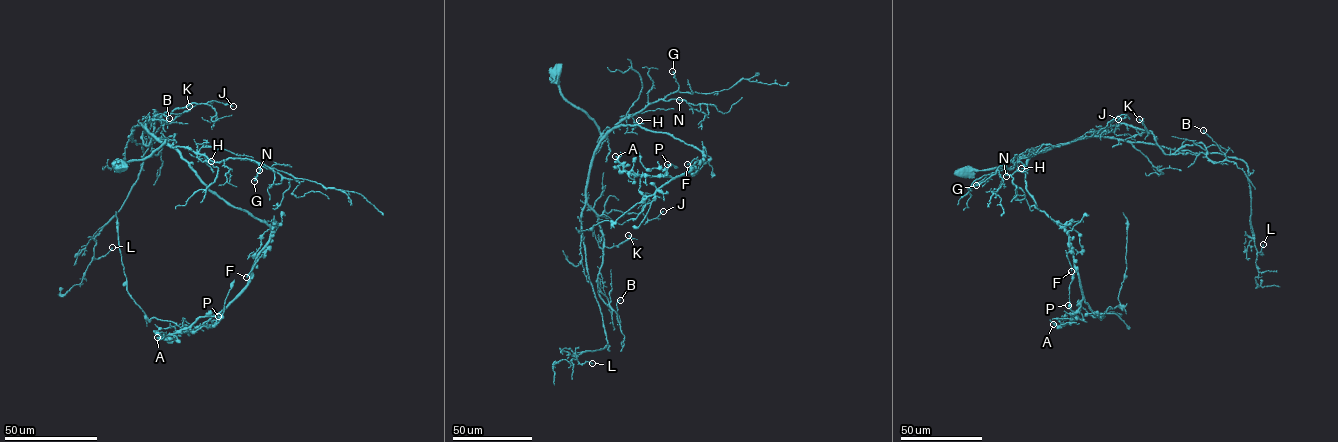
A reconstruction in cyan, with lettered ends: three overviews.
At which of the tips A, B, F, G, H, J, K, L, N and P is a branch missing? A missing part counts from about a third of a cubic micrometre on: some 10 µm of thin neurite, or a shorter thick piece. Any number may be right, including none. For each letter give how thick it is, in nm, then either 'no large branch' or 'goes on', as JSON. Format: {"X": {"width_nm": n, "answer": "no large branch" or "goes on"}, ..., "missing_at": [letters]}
{"A": {"width_nm": 360, "answer": "goes on"}, "B": {"width_nm": 190, "answer": "no large branch"}, "F": {"width_nm": 280, "answer": "goes on"}, "G": {"width_nm": 200, "answer": "no large branch"}, "H": {"width_nm": 170, "answer": "no large branch"}, "J": {"width_nm": 200, "answer": "no large branch"}, "K": {"width_nm": 240, "answer": "goes on"}, "L": {"width_nm": 240, "answer": "no large branch"}, "N": {"width_nm": 200, "answer": "no large branch"}, "P": {"width_nm": 200, "answer": "no large branch"}, "missing_at": ["A", "F", "K"]}

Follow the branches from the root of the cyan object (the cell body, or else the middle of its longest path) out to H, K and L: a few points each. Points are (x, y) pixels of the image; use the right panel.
H: (959, 173), (999, 168), (1033, 150), (1033, 154), (1025, 155), (1017, 162), (1023, 164), (1021, 168)
K: (959, 173), (999, 168), (1029, 150), (1043, 152), (1098, 137), (1121, 124), (1144, 129), (1148, 135), (1139, 119)
L: (959, 173), (999, 168), (1029, 150), (1093, 137), (1222, 153), (1246, 164), (1250, 222), (1261, 254), (1263, 244)

